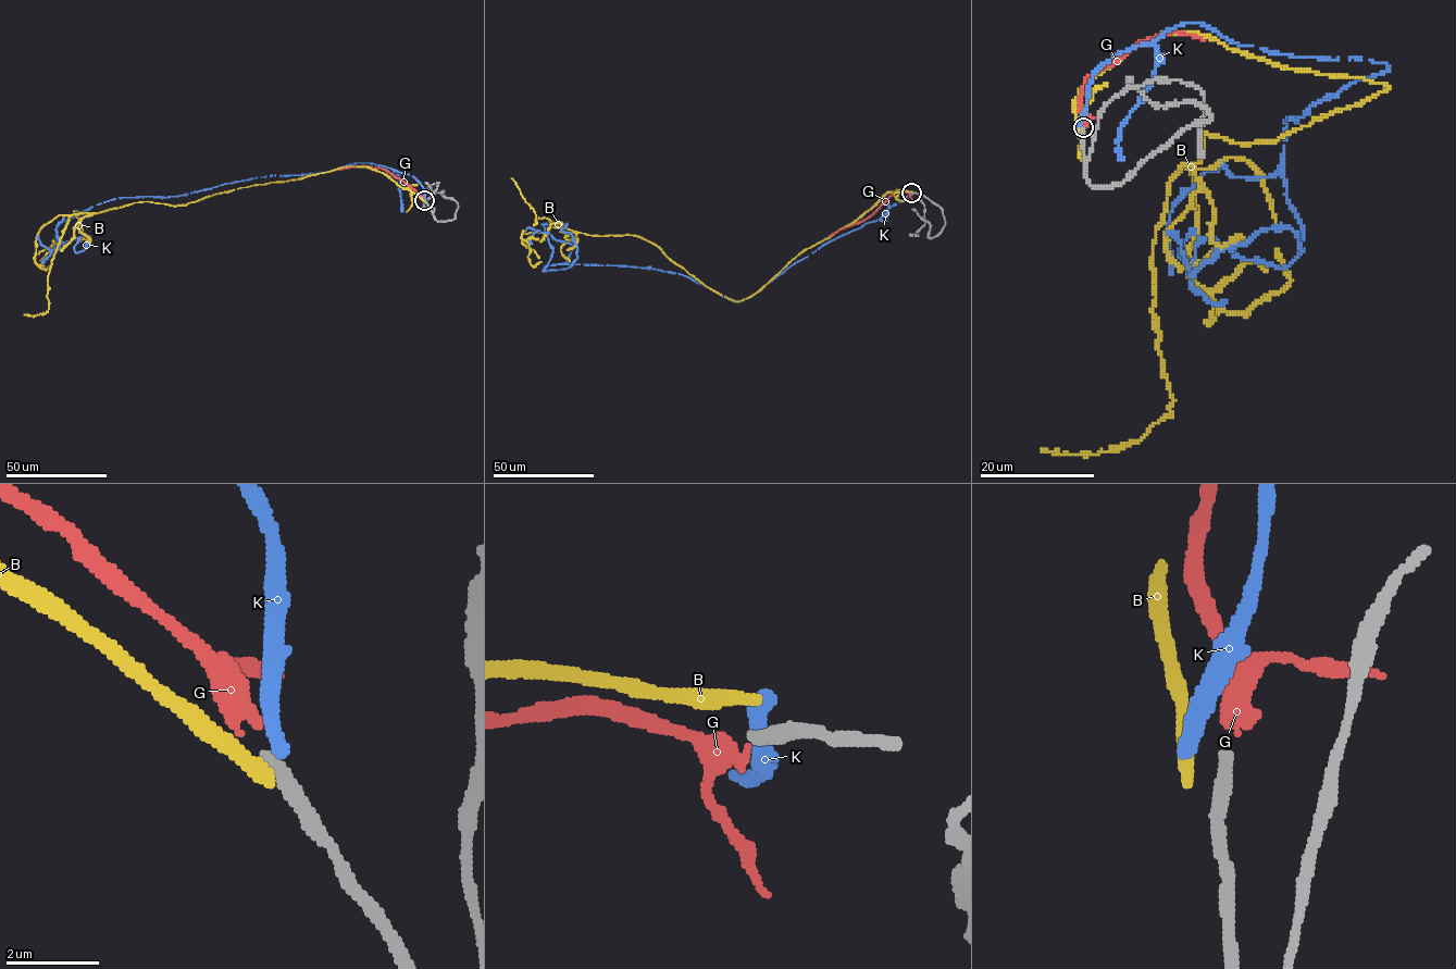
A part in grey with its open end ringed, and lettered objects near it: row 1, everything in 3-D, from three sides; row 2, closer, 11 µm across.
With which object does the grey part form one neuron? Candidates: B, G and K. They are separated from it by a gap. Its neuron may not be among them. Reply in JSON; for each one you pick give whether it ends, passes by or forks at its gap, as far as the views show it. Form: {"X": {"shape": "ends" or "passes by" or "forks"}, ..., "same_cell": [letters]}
{"G": {"shape": "ends"}, "same_cell": ["G"]}

